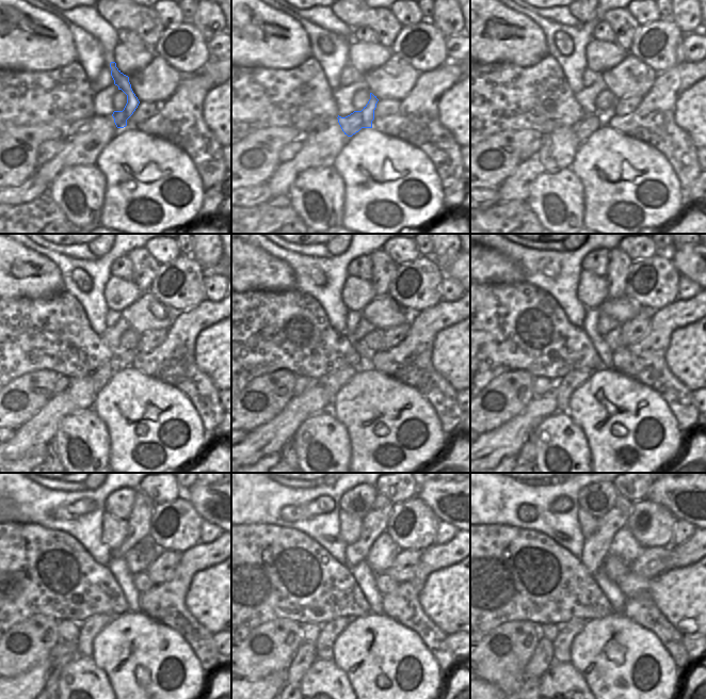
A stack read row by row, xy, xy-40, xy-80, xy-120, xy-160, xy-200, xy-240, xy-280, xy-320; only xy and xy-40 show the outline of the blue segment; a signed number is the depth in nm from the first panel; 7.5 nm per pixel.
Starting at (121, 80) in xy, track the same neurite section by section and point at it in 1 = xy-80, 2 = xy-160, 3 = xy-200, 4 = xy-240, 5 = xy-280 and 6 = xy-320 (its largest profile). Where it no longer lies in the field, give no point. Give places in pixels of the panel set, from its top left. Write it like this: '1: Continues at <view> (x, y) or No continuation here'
1: Continues at xy-80 (590, 124)
2: Continues at xy-160 (333, 382)
3: Continues at xy-200 (564, 387)
4: Continues at xy-240 (89, 630)
5: Continues at xy-280 (324, 645)
6: Continues at xy-320 (562, 644)

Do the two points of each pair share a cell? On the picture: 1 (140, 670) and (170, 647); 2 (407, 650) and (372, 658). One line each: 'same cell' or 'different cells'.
1: same cell
2: same cell

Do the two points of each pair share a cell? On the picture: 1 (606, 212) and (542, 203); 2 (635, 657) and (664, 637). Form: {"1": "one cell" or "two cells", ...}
{"1": "two cells", "2": "two cells"}

